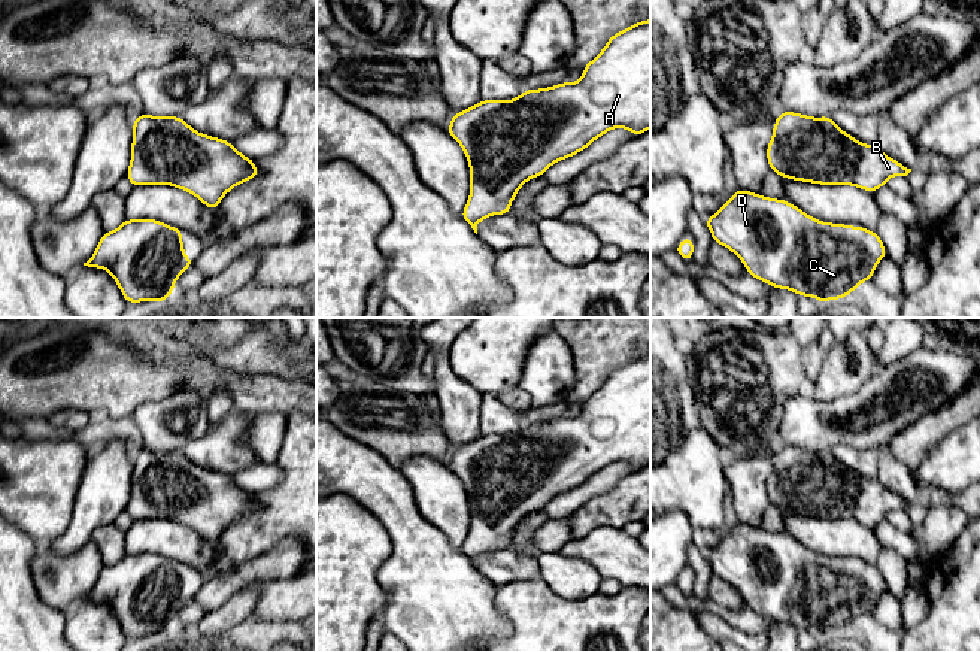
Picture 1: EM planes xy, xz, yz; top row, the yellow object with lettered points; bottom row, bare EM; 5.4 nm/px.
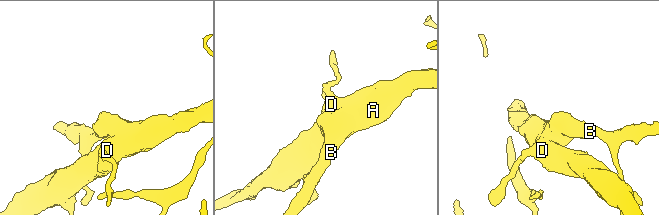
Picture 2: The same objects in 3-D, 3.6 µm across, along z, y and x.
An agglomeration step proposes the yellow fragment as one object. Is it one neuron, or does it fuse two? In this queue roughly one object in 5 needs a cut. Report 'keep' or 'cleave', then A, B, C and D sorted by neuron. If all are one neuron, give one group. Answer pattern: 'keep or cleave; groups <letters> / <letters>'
keep; groups A B C D

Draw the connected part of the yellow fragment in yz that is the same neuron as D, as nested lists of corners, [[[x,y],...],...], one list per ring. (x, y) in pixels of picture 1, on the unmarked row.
[[[737,524],[706,554],[706,559],[713,576],[734,586],[750,612],[777,624],[794,625],[800,631],[814,631],[819,637],[843,634],[870,615],[879,595],[888,589],[874,565],[861,559],[823,557],[788,534],[768,533],[746,524]]]

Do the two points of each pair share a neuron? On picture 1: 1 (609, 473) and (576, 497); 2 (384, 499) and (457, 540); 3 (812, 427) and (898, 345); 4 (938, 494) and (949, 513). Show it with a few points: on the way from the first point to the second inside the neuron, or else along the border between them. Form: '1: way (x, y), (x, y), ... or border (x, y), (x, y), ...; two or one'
1: way (601, 481), (583, 493); one
2: border (415, 502), (419, 512), (460, 549); two
3: border (910, 351), (900, 358), (877, 366); two
4: border (928, 506), (958, 505), (964, 511); two

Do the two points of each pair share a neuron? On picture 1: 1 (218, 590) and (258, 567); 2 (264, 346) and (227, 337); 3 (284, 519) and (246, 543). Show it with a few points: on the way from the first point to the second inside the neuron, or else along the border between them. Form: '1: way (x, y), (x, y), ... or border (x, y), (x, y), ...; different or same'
1: way (228, 582), (236, 576), (248, 573); same
2: border (246, 333), (227, 349), (206, 349); different
3: way (275, 521), (255, 534); same

